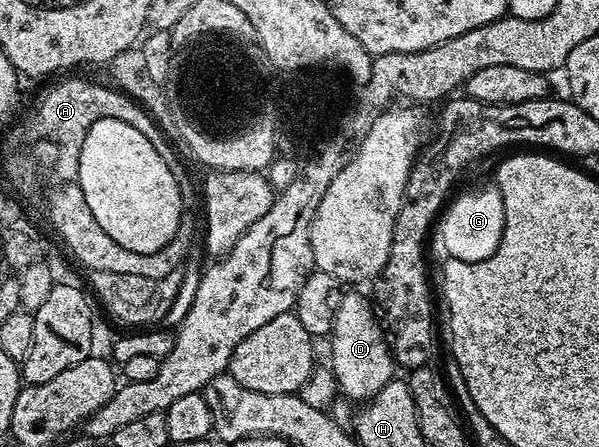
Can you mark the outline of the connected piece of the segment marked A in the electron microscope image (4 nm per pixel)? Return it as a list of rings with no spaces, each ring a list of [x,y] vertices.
[[[63,80],[55,84],[39,100],[35,113],[31,116],[31,132],[46,143],[59,147],[59,171],[56,177],[64,181],[74,181],[79,175],[79,159],[81,146],[85,142],[85,134],[101,118],[113,118],[121,122],[129,122],[133,130],[147,128],[147,132],[155,132],[159,127],[151,113],[135,103],[131,97],[114,86],[106,88],[103,84],[94,84],[91,80]]]

